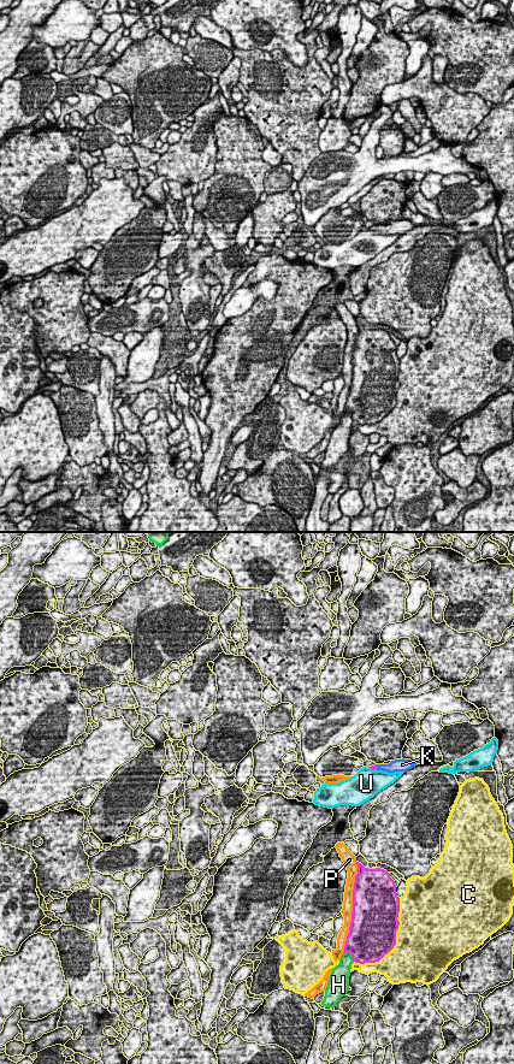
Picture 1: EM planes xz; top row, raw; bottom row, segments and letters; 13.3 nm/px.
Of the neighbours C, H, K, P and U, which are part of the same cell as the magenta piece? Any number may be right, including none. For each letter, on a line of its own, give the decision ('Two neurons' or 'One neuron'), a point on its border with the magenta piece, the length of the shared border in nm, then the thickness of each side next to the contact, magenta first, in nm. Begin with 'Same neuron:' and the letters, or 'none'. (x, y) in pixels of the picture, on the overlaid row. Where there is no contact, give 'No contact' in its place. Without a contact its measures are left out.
Same neuron: K
C: Two neurons. Touches magenta at xz (395, 941). Shared border 1050 nm. Thickness 500 nm (magenta) against 480 nm
H: Two neurons. Touches magenta at xz (350, 952). Shared border 200 nm. Thickness 500 nm (magenta) against 190 nm
K: One neuron. Touches magenta at xz (377, 767). Shared border 70 nm. Thickness 70 nm (magenta) against 160 nm
P: Two neurons. Touches magenta at xz (353, 908). Shared border 1250 nm. Thickness 500 nm (magenta) against 140 nm
U: Two neurons. Touches magenta at xz (372, 769). Shared border 120 nm. Thickness 70 nm (magenta) against 380 nm

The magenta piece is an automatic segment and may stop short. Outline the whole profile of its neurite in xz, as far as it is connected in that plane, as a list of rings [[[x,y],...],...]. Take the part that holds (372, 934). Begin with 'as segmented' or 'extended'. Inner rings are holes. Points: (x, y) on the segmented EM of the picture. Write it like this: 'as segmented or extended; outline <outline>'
as segmented; outline [[[356,864],[351,922],[343,953],[350,952],[355,963],[376,963],[396,945],[400,898],[386,870]]]

